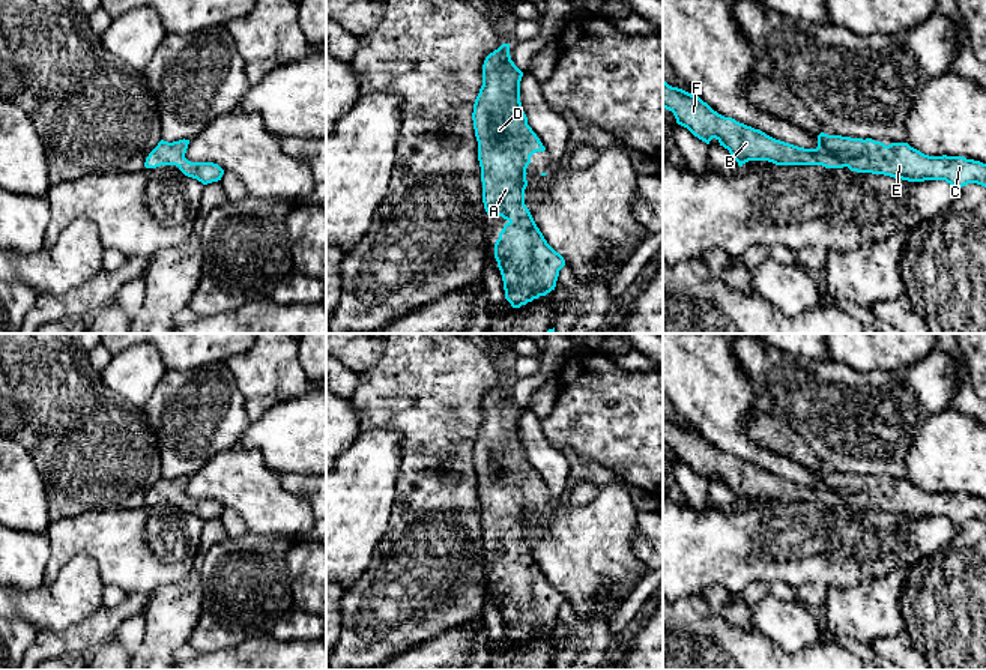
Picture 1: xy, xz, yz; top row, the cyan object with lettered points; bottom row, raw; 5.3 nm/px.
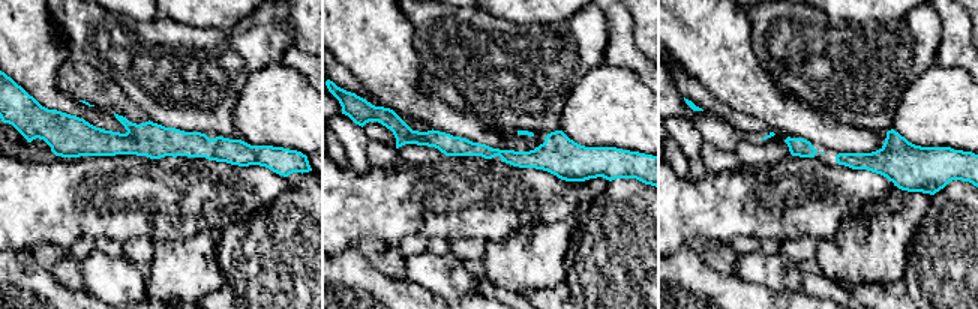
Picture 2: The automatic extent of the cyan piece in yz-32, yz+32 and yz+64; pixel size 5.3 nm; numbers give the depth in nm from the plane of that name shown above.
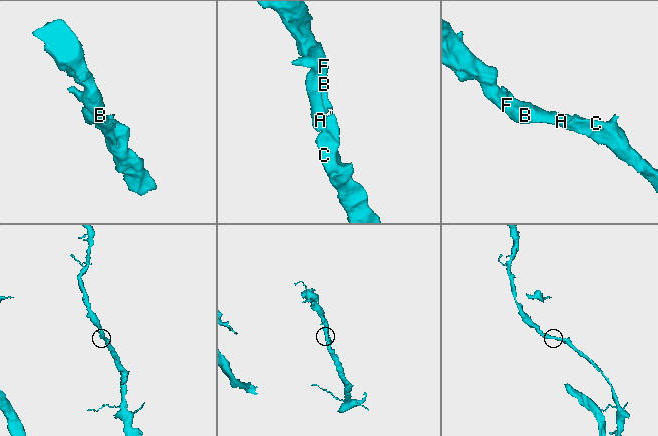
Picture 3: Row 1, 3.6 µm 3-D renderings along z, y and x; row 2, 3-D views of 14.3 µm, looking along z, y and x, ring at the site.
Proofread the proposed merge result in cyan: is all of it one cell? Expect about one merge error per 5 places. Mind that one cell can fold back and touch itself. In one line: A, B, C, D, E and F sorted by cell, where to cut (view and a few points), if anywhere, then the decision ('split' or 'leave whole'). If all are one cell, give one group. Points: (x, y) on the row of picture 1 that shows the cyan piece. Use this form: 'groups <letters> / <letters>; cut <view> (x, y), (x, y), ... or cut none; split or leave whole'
groups A B C D E F; cut none; leave whole

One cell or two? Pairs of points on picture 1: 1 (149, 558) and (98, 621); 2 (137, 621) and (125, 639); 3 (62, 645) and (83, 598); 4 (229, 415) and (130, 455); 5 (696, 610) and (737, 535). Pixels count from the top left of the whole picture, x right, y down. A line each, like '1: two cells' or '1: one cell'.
1: two cells
2: one cell
3: two cells
4: two cells
5: two cells

